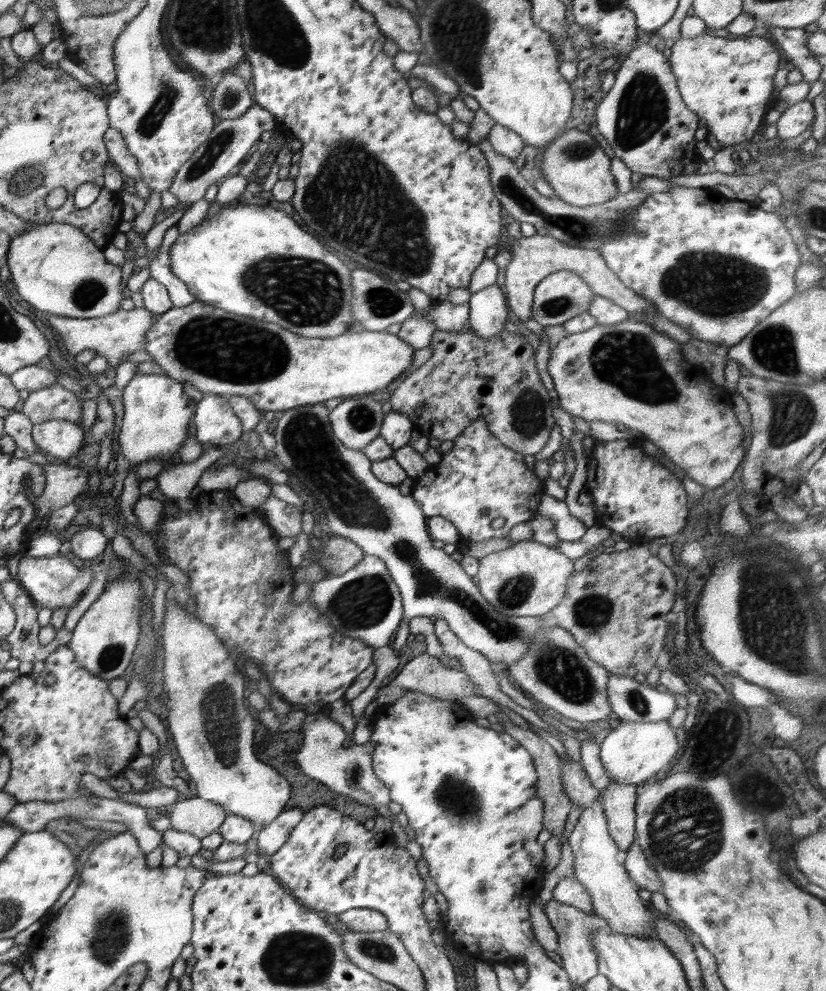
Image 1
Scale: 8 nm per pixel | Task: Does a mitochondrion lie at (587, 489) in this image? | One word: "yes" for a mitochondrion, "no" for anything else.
no

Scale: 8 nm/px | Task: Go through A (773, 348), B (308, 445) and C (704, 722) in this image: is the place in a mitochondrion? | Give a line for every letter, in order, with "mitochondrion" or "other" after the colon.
A: mitochondrion
B: mitochondrion
C: mitochondrion

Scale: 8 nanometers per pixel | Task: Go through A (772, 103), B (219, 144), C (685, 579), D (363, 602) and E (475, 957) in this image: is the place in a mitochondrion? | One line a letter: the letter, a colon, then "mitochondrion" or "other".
A: other
B: mitochondrion
C: other
D: mitochondrion
E: other

